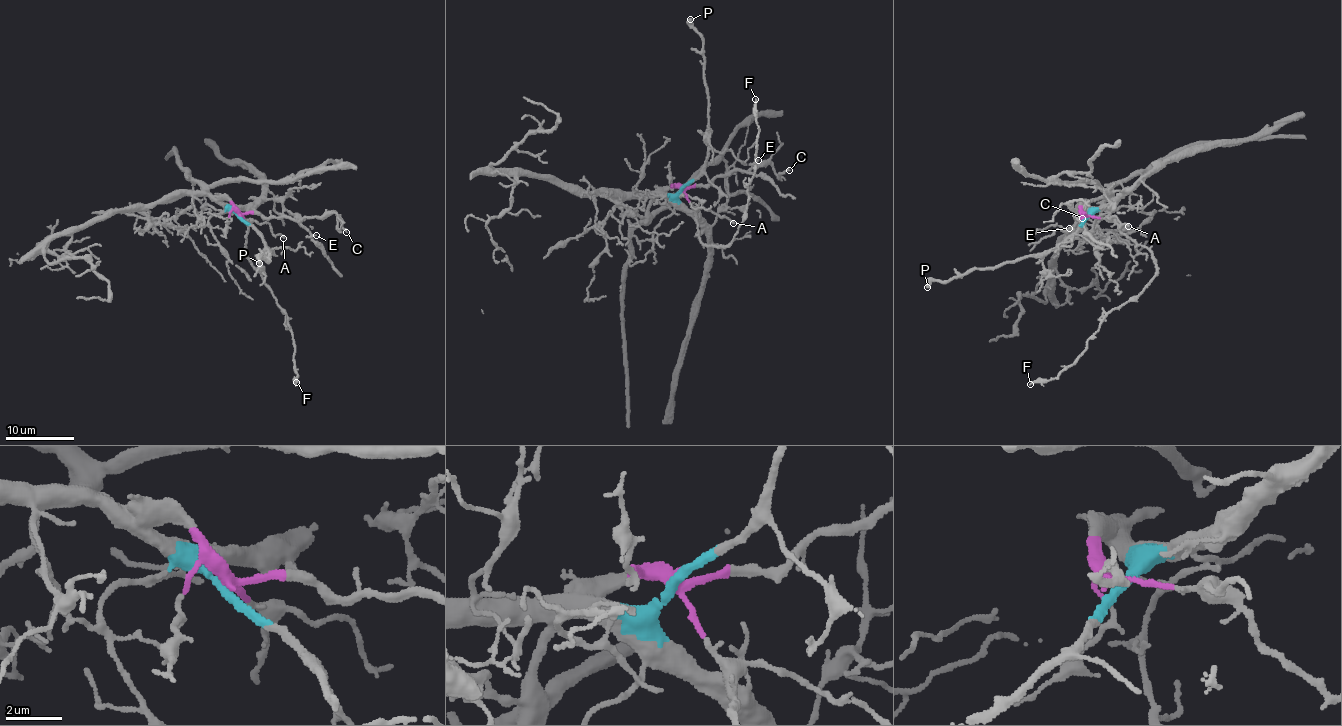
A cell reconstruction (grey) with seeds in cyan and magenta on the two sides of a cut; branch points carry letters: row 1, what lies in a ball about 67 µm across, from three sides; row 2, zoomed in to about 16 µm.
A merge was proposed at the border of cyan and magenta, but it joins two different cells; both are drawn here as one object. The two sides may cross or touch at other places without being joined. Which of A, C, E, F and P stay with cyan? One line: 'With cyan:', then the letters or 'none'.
With cyan: E, P

